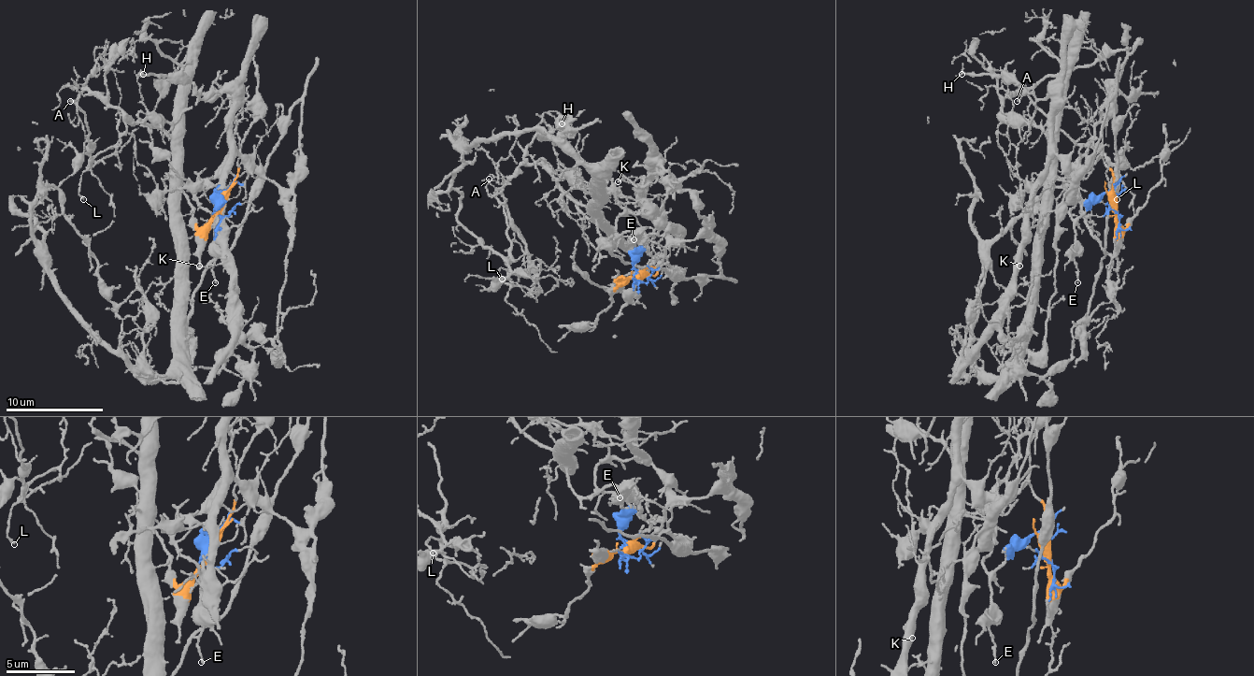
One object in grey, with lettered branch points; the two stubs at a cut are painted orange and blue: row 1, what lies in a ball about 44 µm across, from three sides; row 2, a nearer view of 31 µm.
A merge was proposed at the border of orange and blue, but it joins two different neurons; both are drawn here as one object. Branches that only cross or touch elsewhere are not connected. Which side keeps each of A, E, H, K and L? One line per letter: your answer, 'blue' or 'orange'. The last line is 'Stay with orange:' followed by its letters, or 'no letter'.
A: blue
E: blue
H: orange
K: orange
L: blue
Stay with orange: H, K

